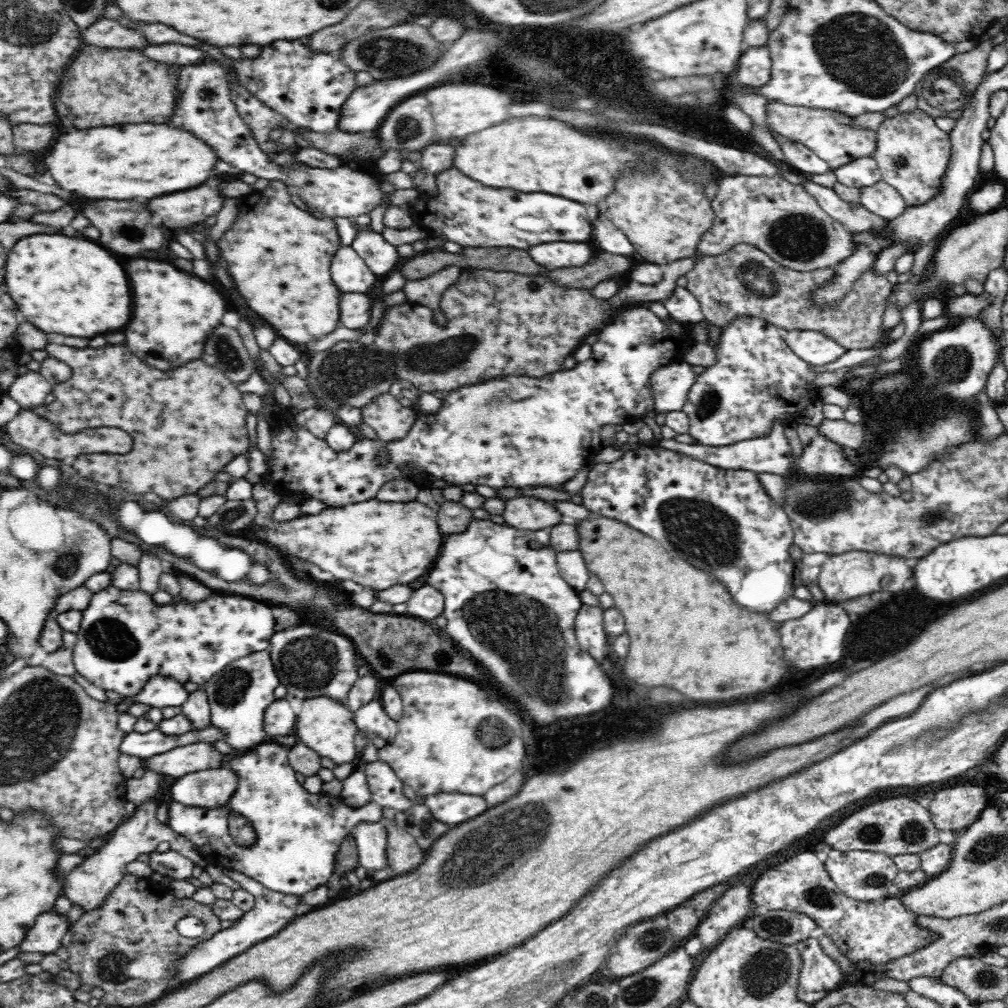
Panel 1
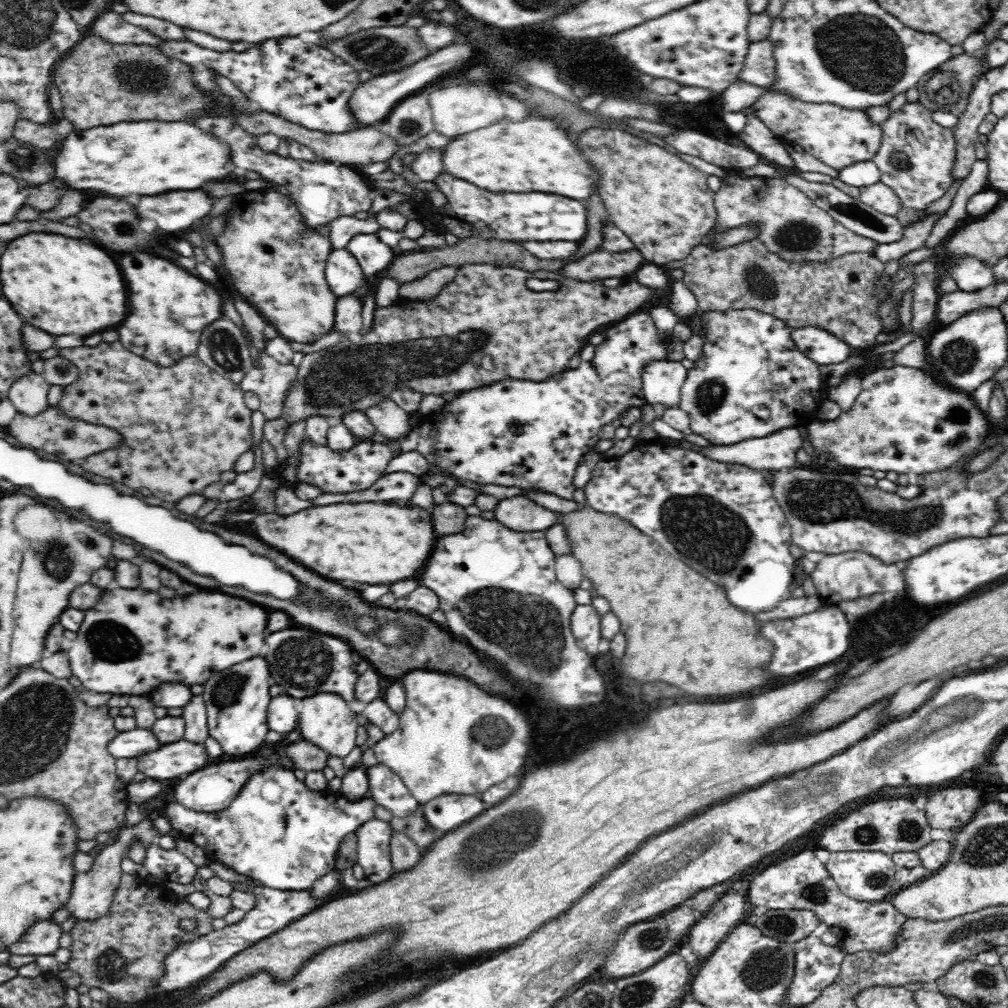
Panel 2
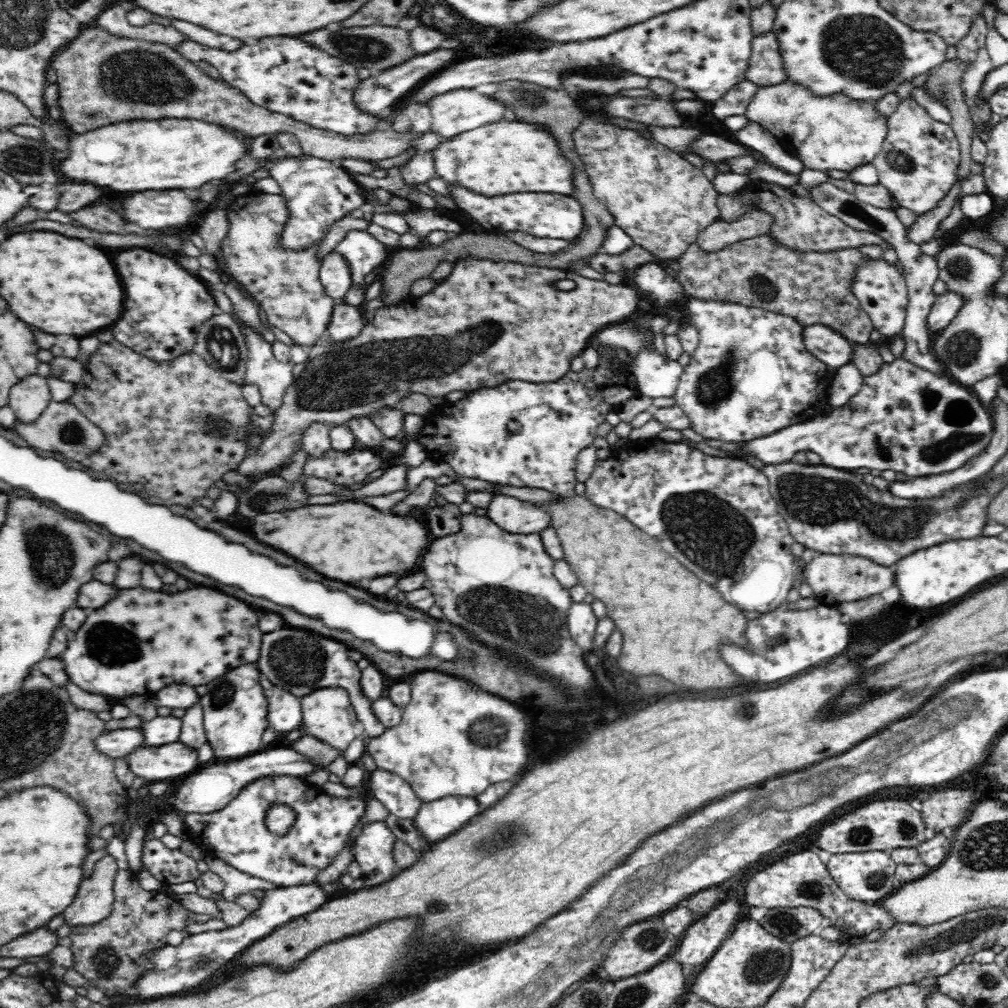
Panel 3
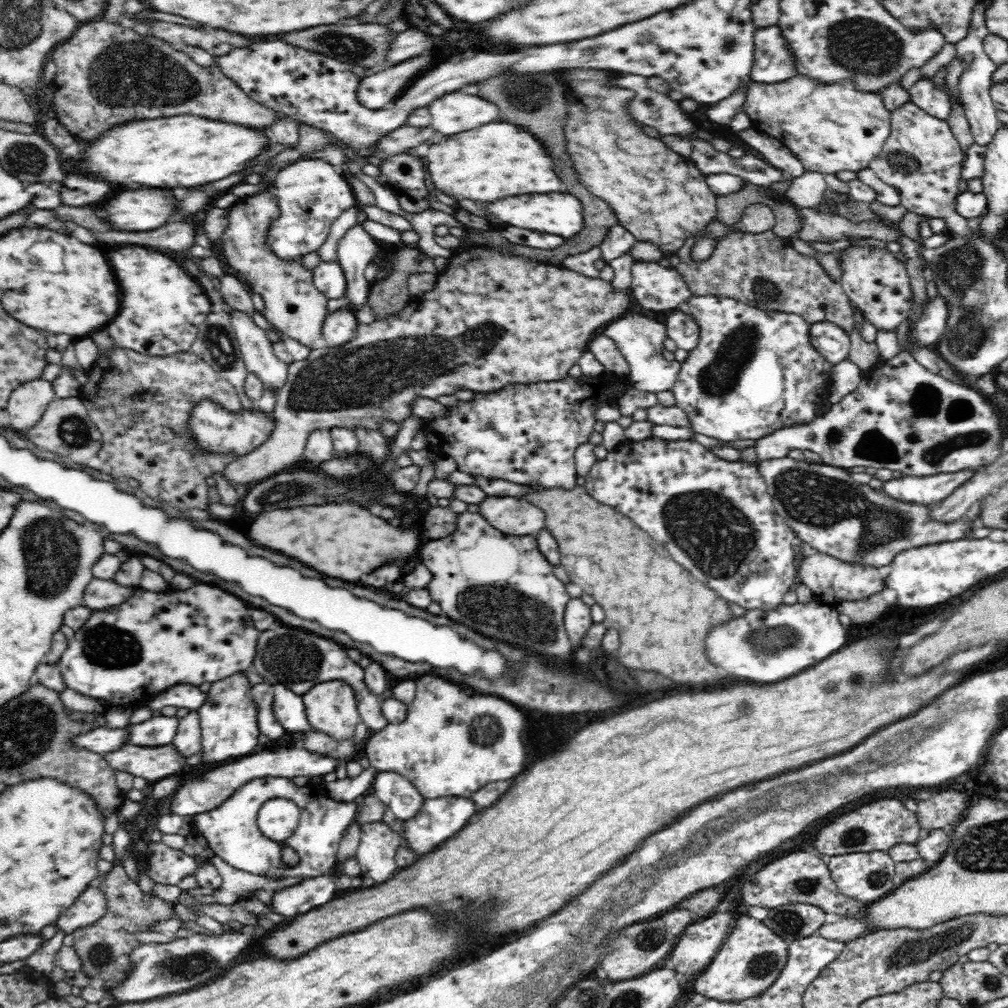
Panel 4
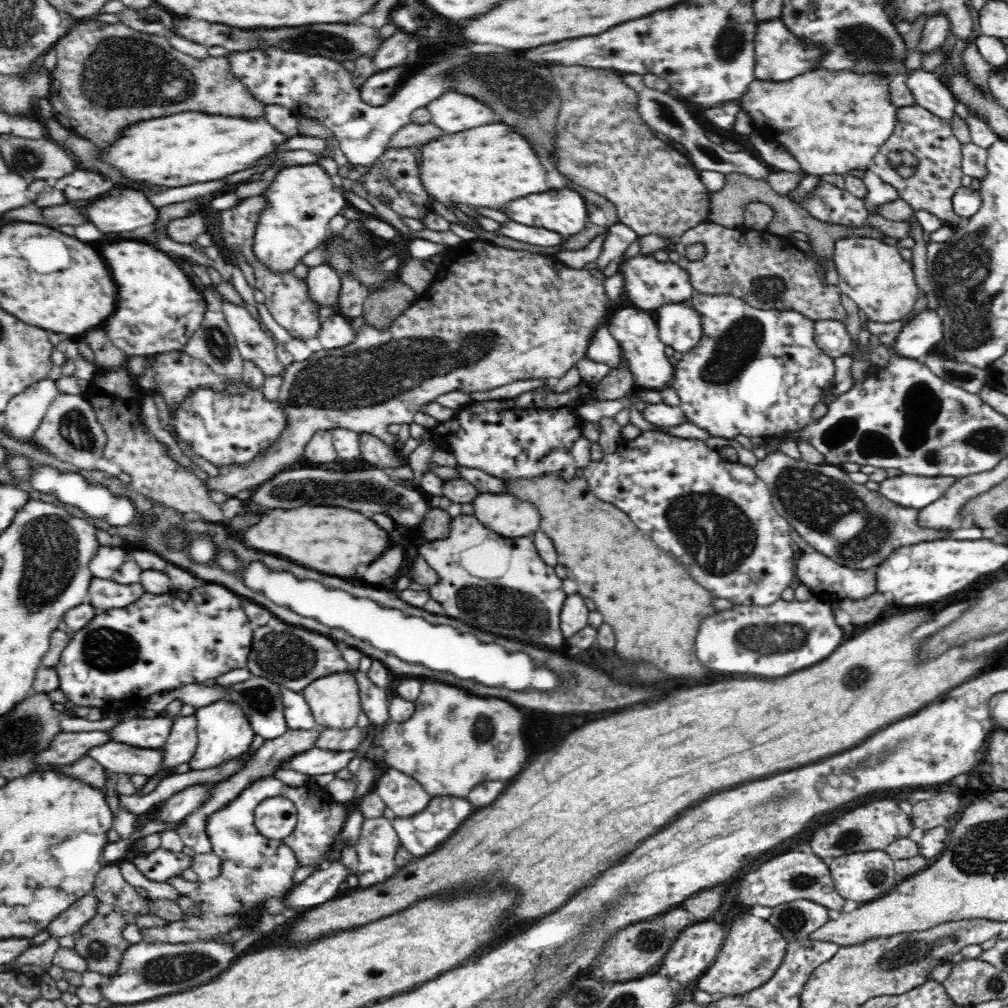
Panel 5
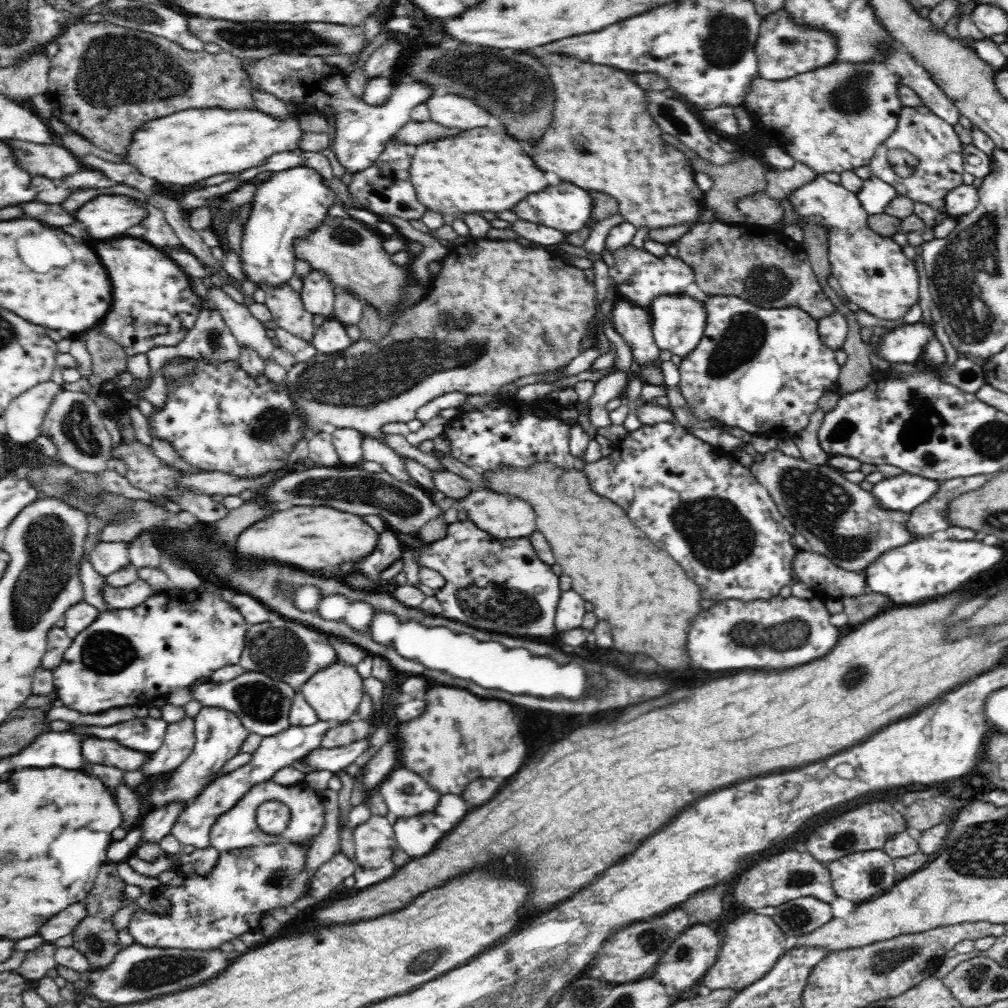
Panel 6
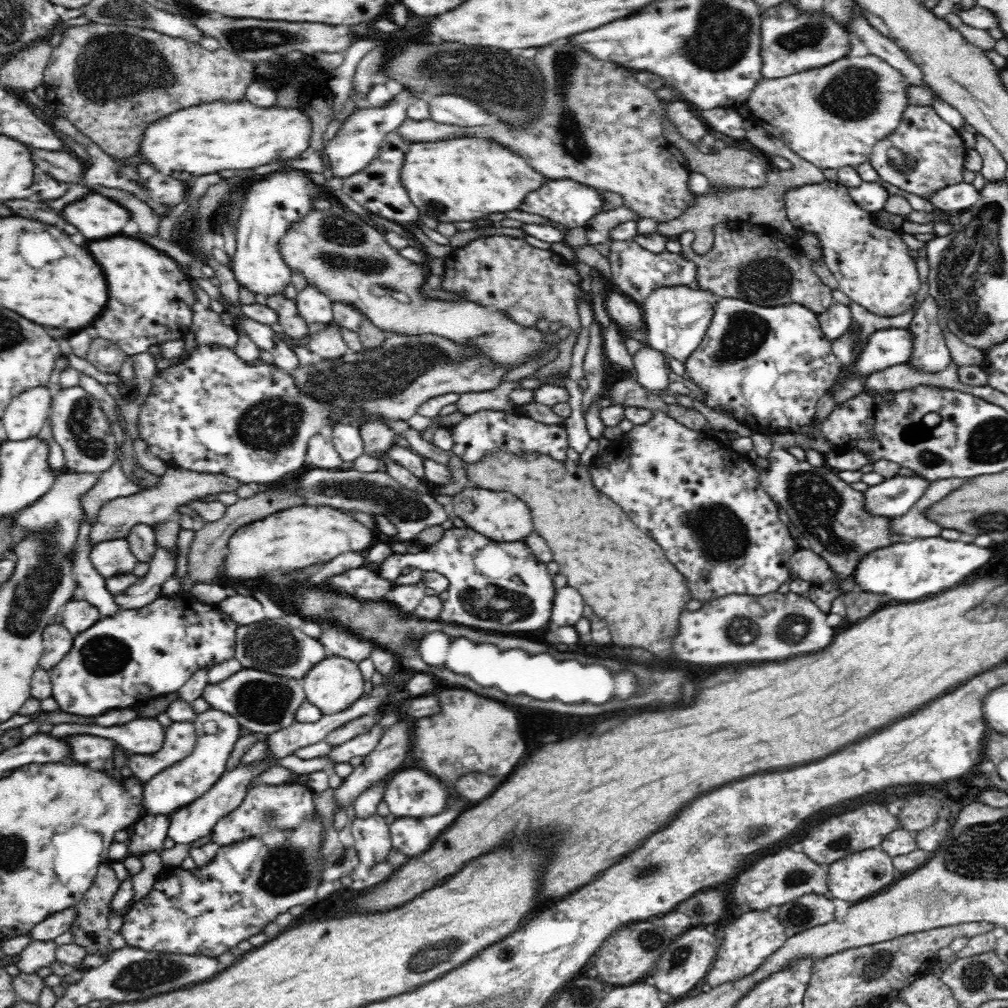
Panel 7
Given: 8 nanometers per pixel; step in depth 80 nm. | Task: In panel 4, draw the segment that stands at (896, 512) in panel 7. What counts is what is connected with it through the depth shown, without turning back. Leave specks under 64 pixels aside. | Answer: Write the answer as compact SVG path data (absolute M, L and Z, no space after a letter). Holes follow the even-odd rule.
M982 466L923 477L903 475L903 477L883 482L882 490L896 500L914 504L933 504L950 496L954 490L970 480L980 470Z

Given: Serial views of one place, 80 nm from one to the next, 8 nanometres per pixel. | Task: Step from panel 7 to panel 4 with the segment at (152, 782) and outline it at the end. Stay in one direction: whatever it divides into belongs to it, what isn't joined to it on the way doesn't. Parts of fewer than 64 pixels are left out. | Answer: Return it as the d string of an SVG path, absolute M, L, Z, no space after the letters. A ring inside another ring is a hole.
M248 670L239 671L222 680L210 684L206 692L206 700L197 711L200 717L202 731L201 751L203 760L210 765L234 761L252 754L258 746L260 736L257 701L251 696L251 686L248 680Z

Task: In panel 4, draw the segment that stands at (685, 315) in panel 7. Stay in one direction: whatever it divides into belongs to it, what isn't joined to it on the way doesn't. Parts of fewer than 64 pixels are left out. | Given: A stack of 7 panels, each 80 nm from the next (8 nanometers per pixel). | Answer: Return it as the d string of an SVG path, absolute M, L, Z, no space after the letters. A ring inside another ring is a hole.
M683 308L673 309L665 325L667 326L668 338L672 338L678 348L690 352L698 346L698 324L694 323L694 319Z

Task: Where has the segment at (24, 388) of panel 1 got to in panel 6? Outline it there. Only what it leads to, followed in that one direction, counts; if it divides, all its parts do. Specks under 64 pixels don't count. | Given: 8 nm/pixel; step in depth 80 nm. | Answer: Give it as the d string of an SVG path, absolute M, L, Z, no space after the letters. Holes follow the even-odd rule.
M46 380L14 398L2 415L6 424L6 436L18 444L26 444L38 438L53 398L62 389L60 384Z

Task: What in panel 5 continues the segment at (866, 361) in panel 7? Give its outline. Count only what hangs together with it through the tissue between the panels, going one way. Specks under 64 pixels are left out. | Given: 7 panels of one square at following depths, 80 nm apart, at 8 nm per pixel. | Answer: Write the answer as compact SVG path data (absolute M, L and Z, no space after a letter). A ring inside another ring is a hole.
M926 308L906 323L898 338L896 338L895 352L906 358L920 358L932 350L942 340L943 320L937 308Z

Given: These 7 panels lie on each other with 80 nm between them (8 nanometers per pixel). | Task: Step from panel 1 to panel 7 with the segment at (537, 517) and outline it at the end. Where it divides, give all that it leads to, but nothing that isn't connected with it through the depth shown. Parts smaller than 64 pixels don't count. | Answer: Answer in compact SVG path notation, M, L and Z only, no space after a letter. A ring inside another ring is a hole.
M480 487L464 488L453 496L449 509L454 516L460 516L466 526L498 542L524 540L534 530L530 508L510 492L494 492Z

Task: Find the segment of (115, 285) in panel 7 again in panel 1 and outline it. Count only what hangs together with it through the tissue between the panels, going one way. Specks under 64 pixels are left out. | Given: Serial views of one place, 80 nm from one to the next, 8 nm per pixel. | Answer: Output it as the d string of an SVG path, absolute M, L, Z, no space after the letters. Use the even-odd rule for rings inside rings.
M136 258L126 264L126 272L134 292L134 314L123 332L127 347L150 366L164 372L178 370L183 364L202 359L208 337L218 325L222 325L222 316L231 309L231 305L224 302L214 286L192 278L186 271L180 272L164 262Z

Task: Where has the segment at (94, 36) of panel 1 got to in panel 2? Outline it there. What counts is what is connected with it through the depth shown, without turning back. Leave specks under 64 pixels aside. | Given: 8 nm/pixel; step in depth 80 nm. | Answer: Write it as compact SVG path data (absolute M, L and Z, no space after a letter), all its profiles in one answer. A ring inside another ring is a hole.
M111 10L93 22L91 34L100 37L107 44L136 44L152 47L158 47L161 44L156 36L146 34L146 30L128 24L121 14Z

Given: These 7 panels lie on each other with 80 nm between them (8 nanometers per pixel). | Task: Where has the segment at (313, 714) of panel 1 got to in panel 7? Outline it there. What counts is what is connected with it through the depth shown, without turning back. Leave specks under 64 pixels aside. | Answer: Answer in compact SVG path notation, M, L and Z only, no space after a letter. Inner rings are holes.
M341 656L326 657L302 679L302 690L306 700L320 709L322 715L344 712L364 694L364 678L356 663Z

